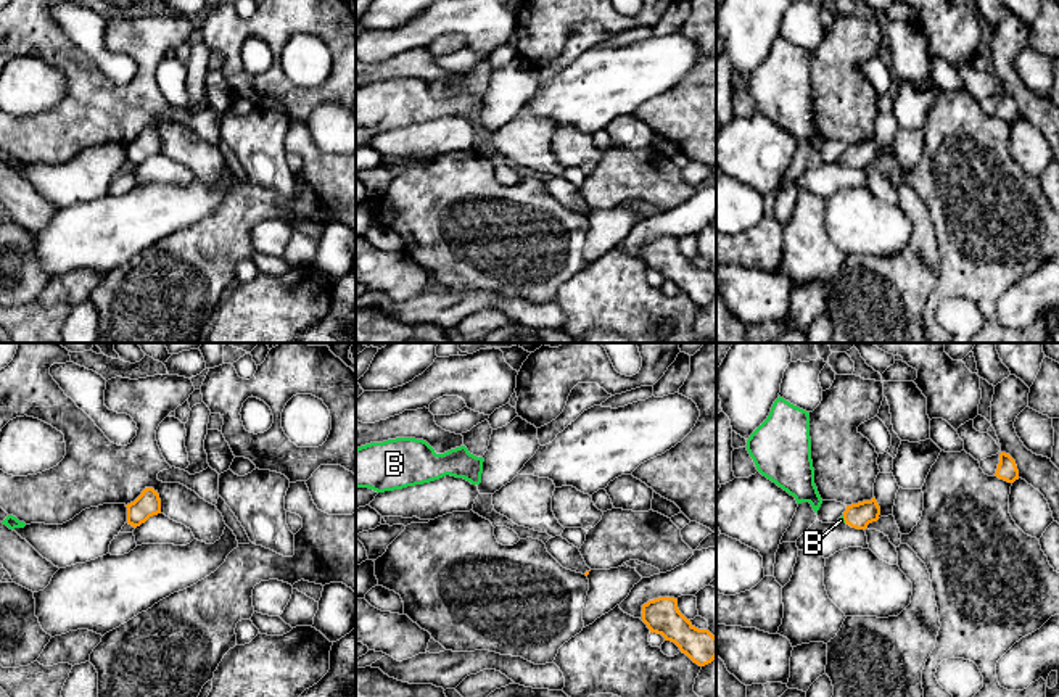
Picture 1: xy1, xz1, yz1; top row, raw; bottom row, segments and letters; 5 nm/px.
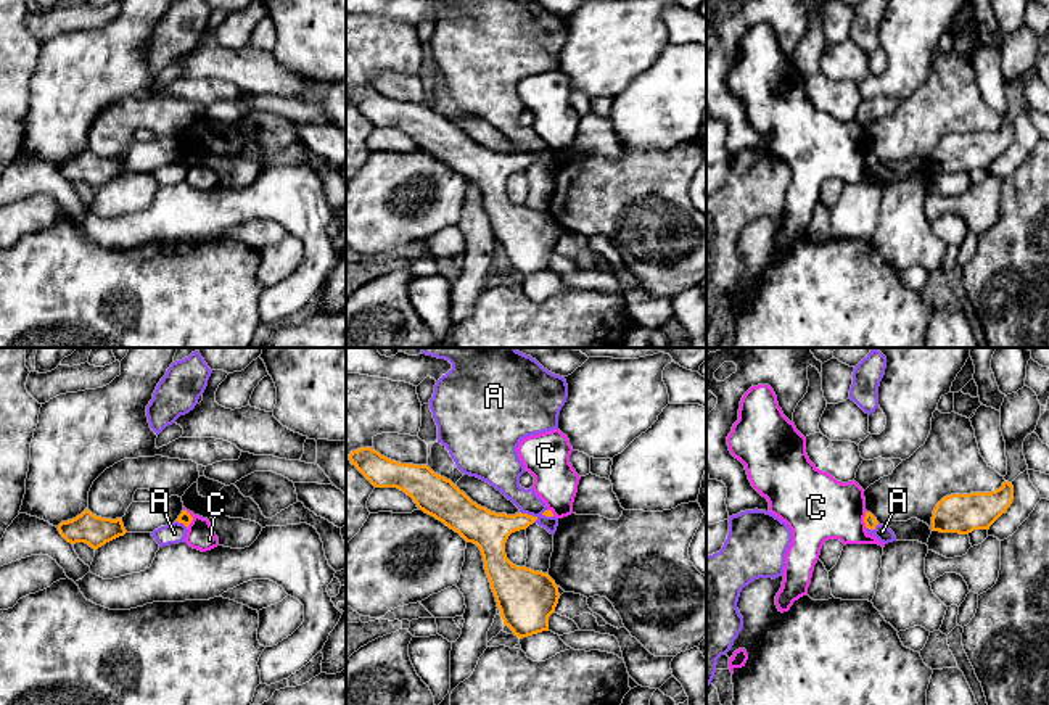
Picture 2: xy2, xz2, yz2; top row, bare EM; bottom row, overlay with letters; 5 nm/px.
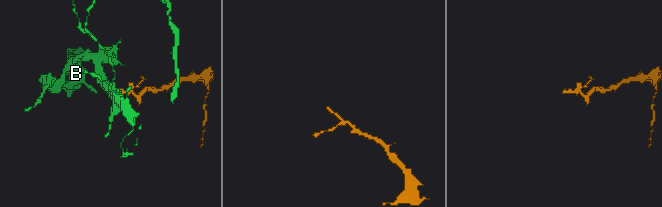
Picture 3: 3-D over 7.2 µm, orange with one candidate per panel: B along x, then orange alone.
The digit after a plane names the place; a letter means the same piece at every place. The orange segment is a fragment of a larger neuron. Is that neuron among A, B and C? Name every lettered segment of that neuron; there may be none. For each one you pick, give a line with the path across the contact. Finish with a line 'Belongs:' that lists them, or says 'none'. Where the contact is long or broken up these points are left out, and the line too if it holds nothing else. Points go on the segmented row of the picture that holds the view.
B: way yz1 (858, 515), (844, 519), (840, 520)
Belongs: B

